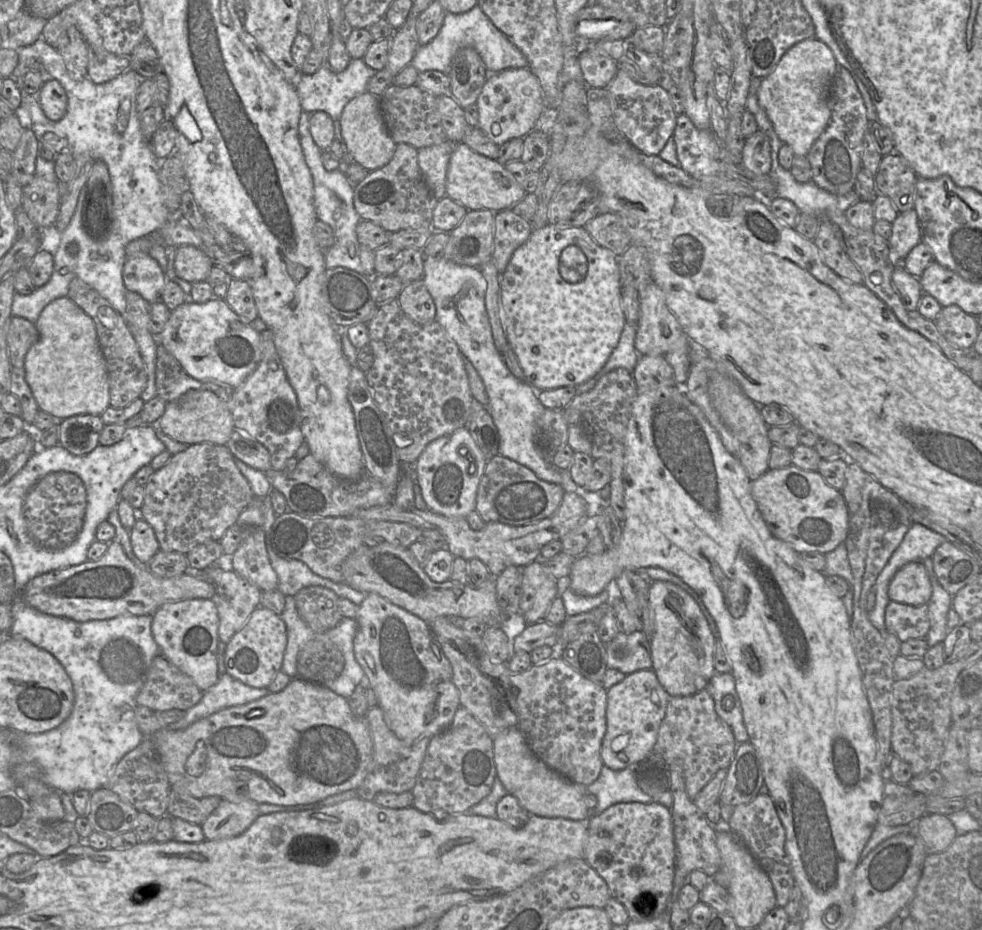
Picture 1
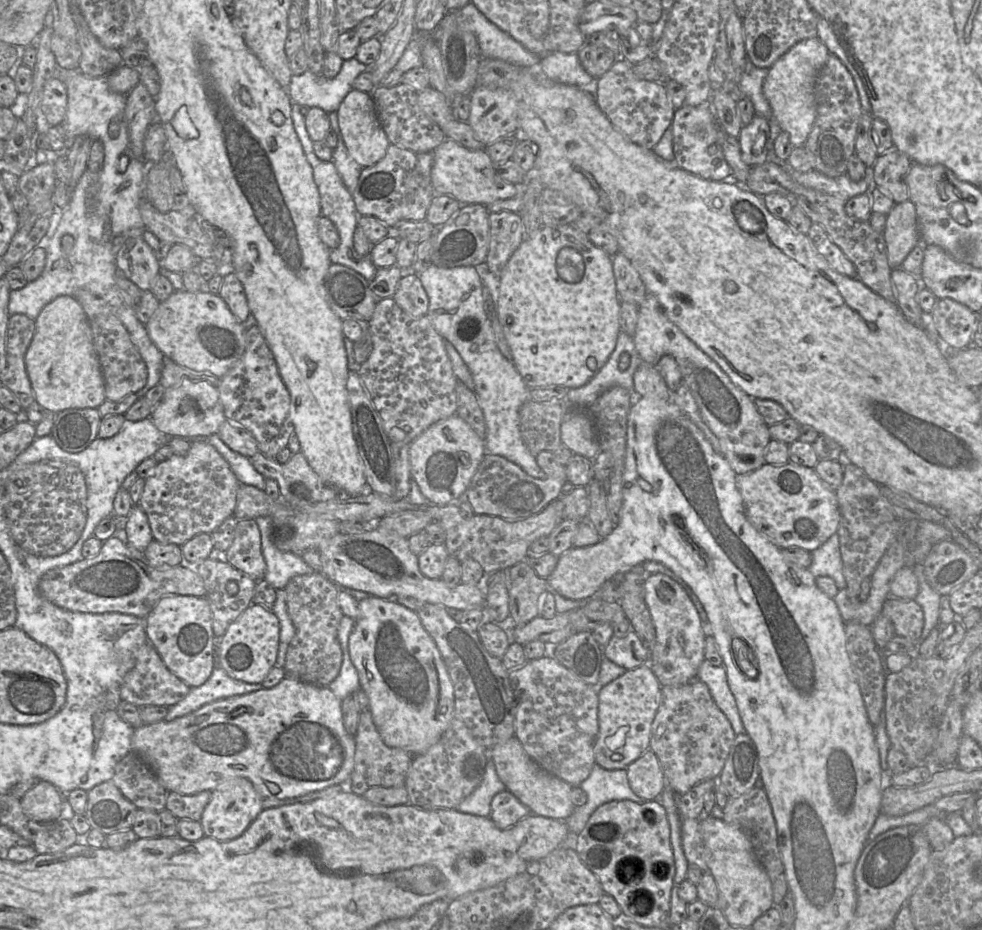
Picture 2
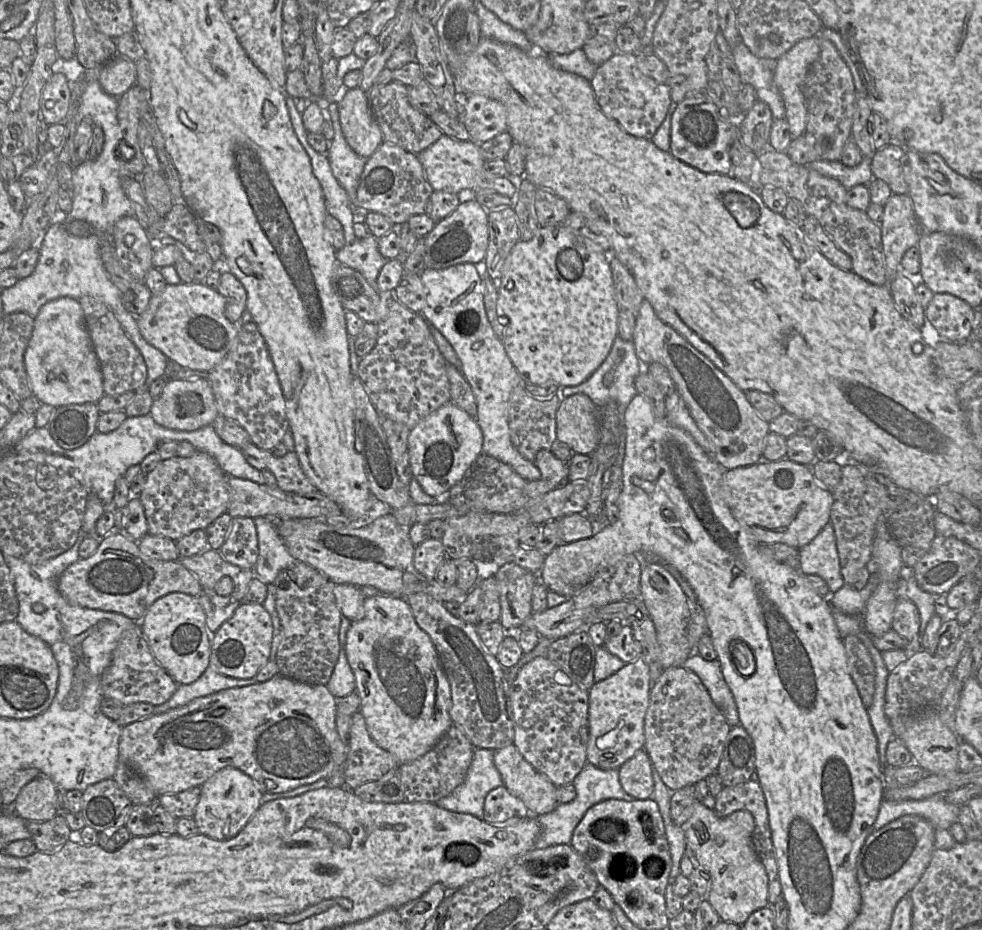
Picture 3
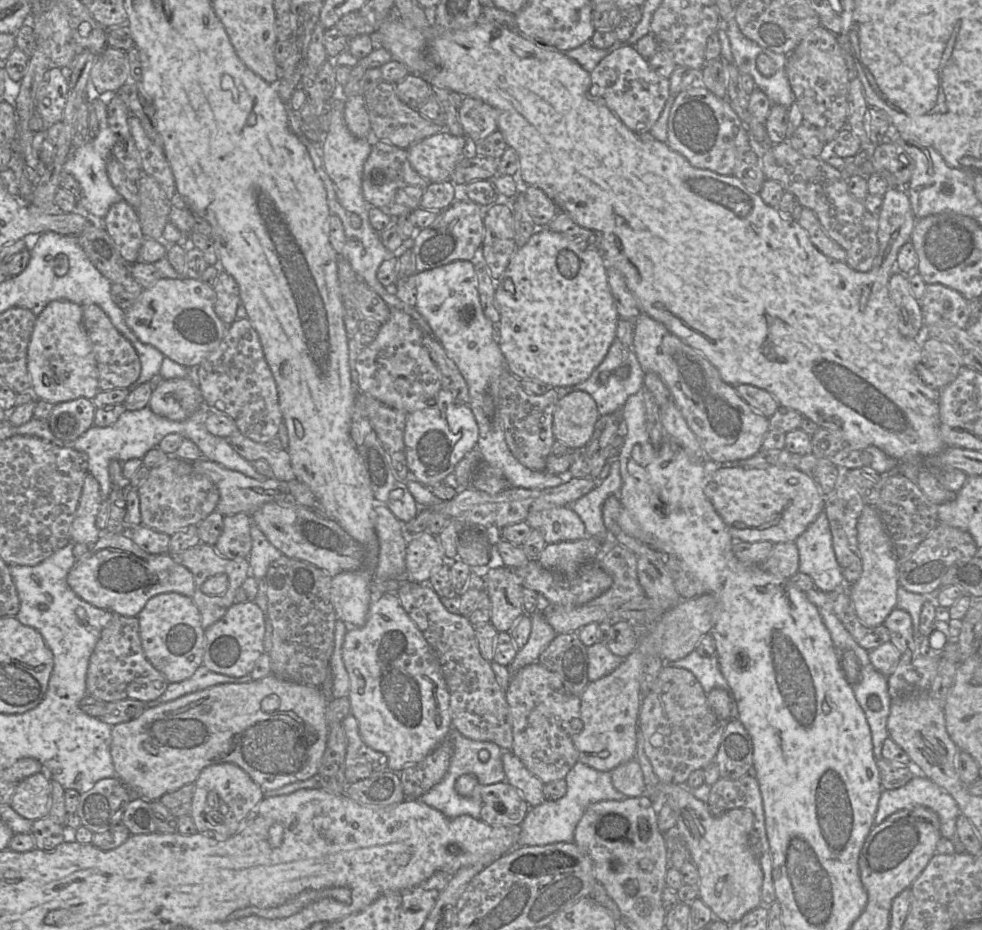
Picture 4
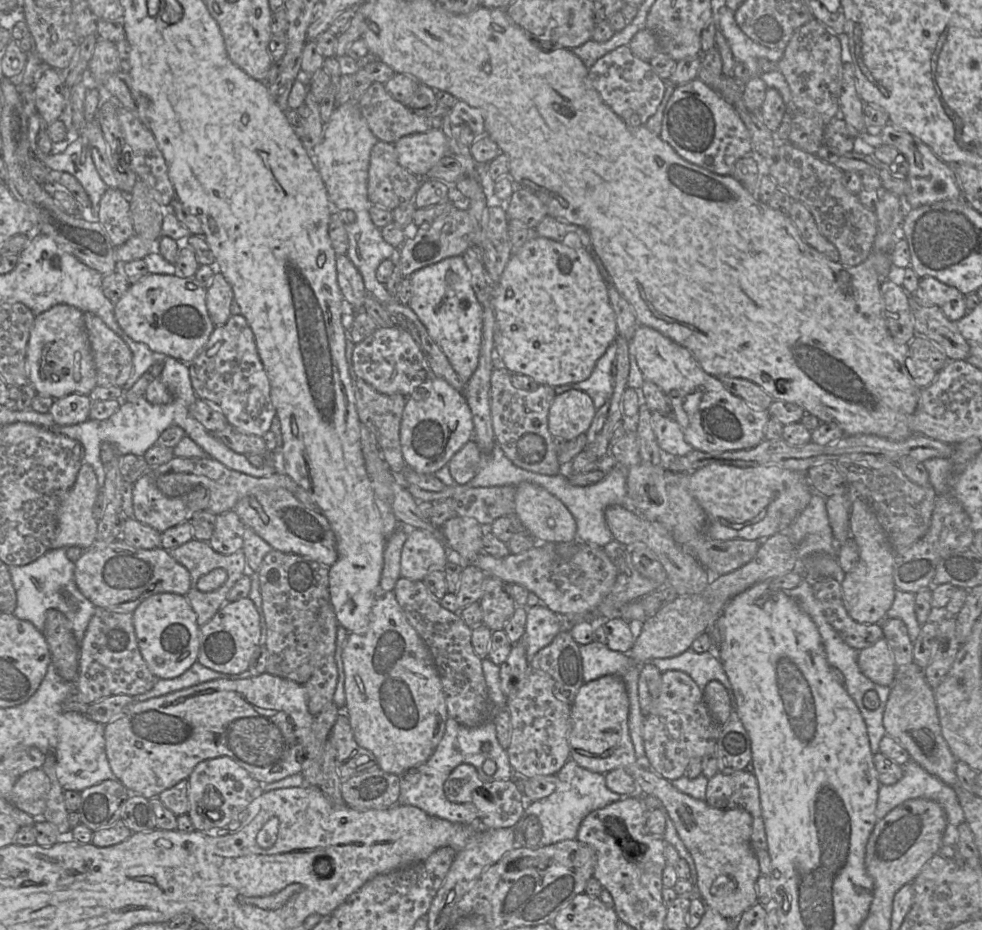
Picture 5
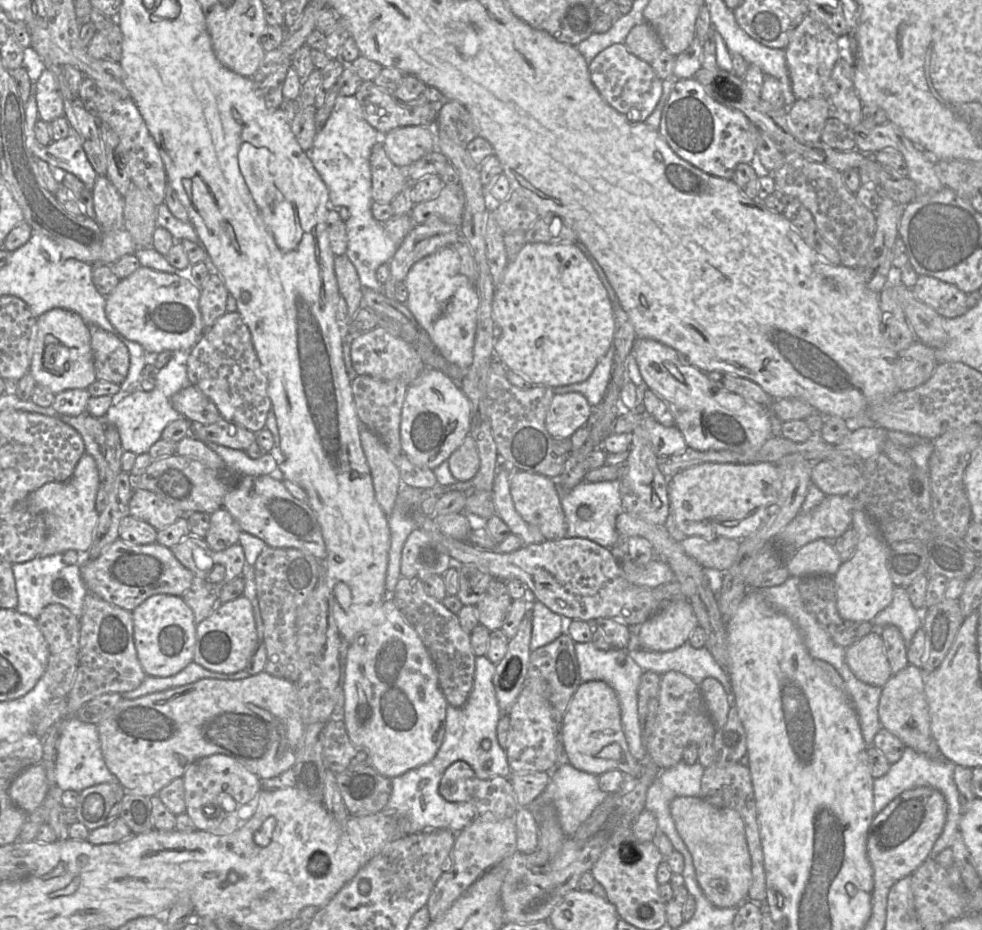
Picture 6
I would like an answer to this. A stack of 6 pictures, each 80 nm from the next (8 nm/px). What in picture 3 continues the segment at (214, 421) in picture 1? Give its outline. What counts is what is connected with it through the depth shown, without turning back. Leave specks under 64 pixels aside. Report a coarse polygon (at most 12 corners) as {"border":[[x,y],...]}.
{"border":[[206,378],[170,379],[150,415],[194,431],[219,415]]}

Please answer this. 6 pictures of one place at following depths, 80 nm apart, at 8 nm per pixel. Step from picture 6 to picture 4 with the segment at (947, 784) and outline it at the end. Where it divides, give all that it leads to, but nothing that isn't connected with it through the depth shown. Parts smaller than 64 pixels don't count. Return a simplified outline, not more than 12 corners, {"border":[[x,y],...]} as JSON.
{"border":[[921,773],[884,789],[874,825],[902,809],[923,806],[952,841],[960,815],[955,799]]}

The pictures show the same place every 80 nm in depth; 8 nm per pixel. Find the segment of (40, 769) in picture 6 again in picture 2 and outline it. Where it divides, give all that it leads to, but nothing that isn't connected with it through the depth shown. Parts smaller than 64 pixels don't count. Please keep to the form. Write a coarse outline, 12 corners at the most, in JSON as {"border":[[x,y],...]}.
{"border":[[36,781],[21,798],[24,813],[46,822],[62,817],[63,794]]}

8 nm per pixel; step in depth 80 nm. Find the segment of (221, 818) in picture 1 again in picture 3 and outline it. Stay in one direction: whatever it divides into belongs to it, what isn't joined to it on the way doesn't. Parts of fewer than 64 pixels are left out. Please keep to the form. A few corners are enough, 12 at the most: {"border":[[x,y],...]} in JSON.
{"border":[[233,767],[200,787],[193,819],[216,840],[238,835],[261,806],[255,781]]}

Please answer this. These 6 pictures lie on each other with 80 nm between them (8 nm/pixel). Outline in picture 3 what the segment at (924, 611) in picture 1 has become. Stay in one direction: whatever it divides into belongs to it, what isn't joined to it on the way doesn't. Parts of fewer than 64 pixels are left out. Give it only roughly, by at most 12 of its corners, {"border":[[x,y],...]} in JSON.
{"border":[[897,598],[891,628],[915,653],[920,614],[907,598]]}

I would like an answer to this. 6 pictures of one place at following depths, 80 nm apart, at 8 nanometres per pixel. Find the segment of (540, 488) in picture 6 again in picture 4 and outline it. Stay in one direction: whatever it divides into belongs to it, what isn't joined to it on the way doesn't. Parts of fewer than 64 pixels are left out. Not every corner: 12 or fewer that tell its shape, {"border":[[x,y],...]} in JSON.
{"border":[[568,506],[531,511],[547,544],[588,537]]}

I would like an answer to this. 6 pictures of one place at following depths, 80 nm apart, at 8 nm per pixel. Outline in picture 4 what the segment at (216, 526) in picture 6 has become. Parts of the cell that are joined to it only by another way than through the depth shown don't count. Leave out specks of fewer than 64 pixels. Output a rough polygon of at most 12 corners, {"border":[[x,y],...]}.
{"border":[[224,516],[214,545],[228,559],[248,558],[251,516]]}

